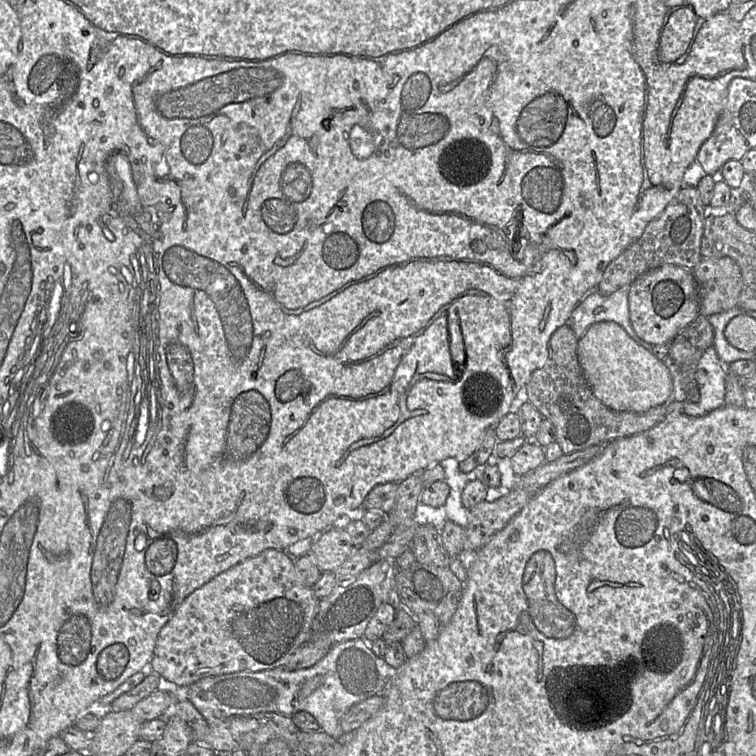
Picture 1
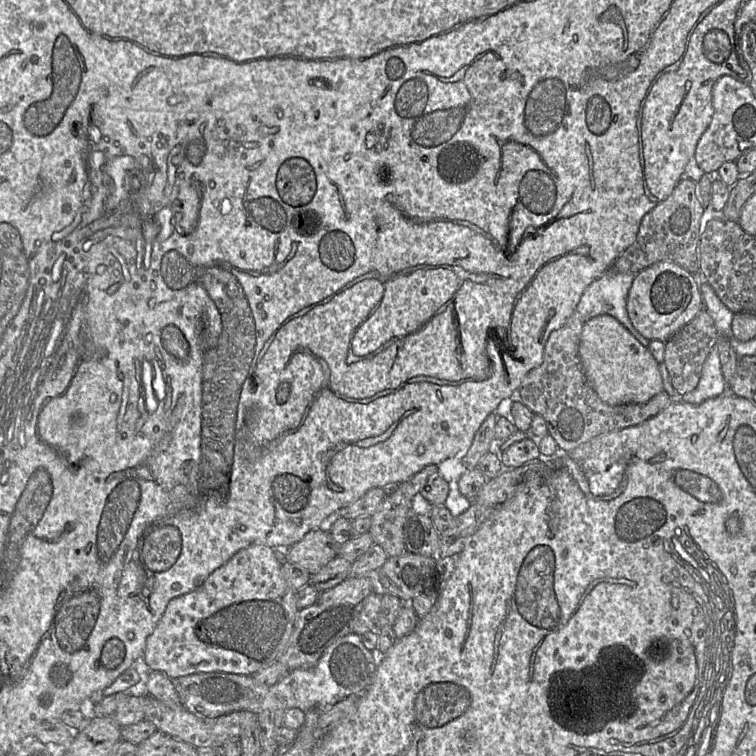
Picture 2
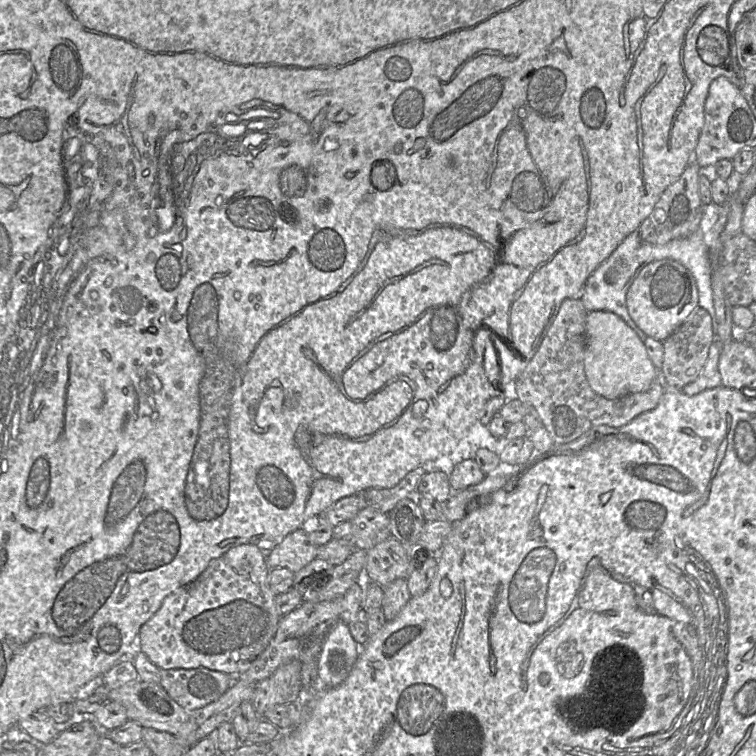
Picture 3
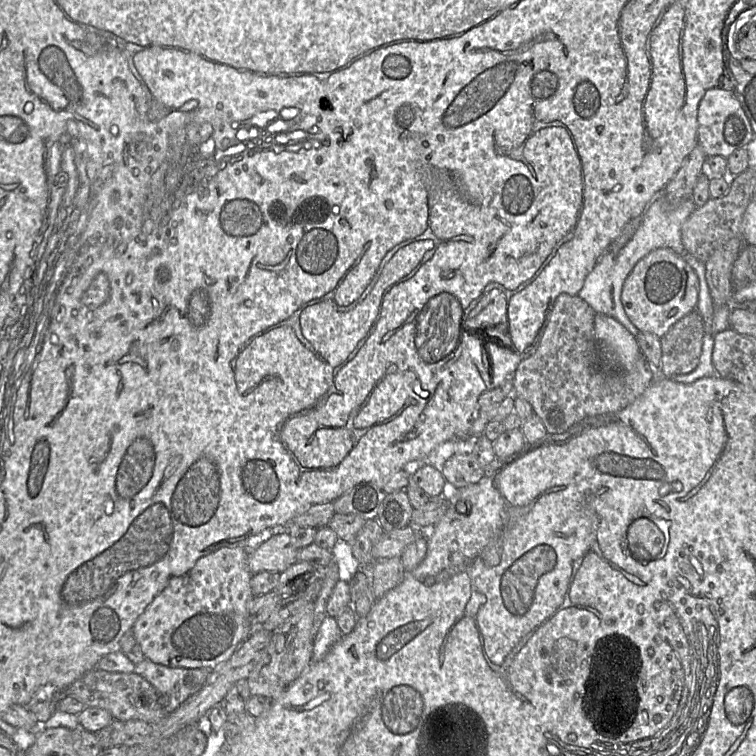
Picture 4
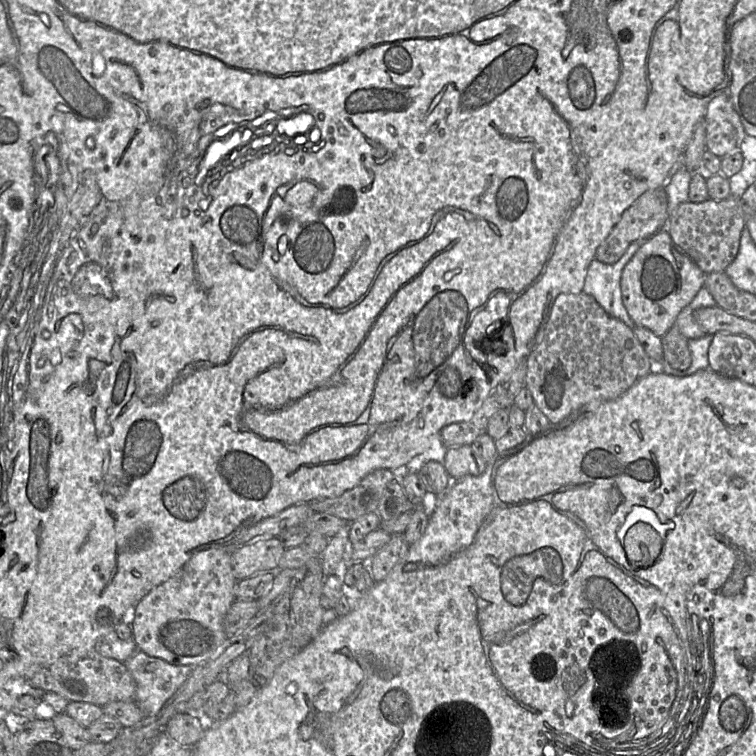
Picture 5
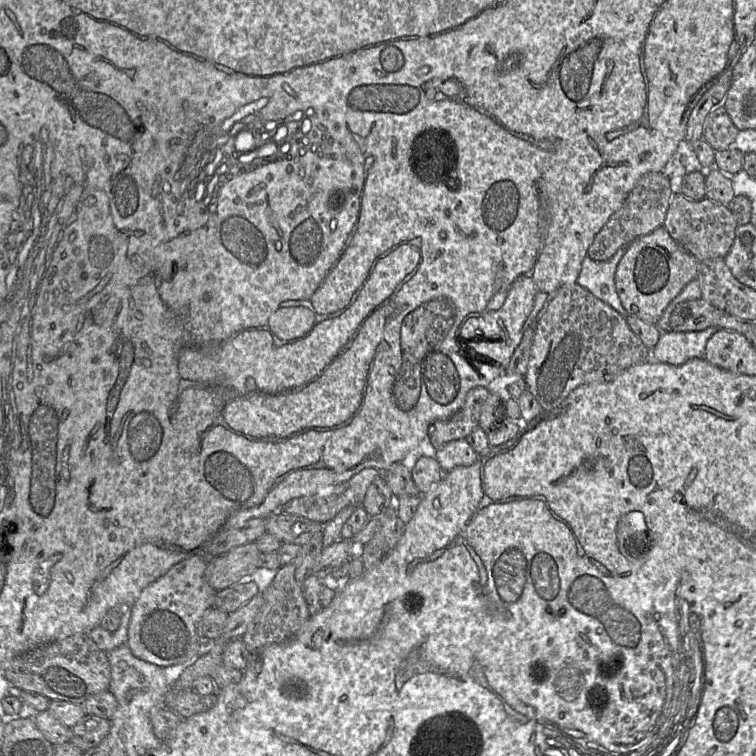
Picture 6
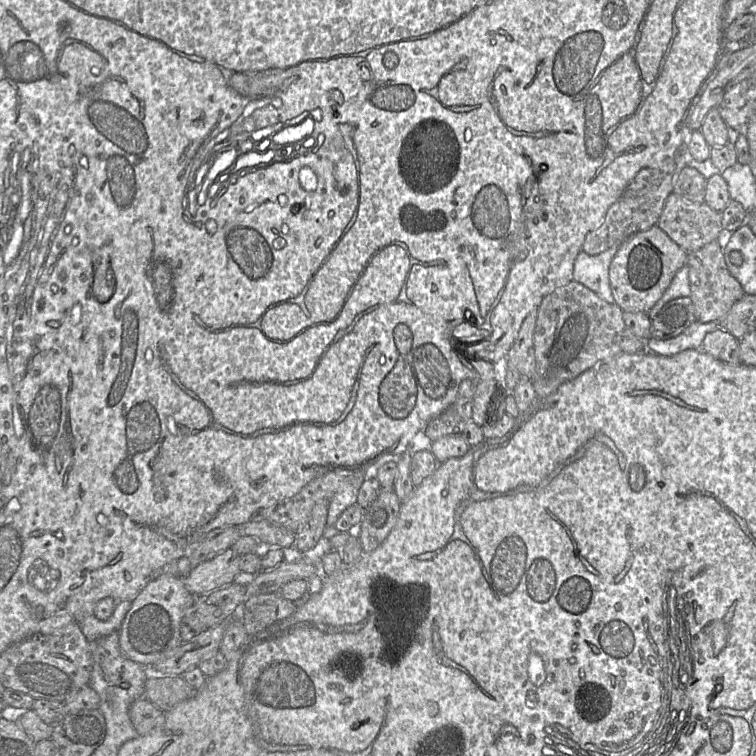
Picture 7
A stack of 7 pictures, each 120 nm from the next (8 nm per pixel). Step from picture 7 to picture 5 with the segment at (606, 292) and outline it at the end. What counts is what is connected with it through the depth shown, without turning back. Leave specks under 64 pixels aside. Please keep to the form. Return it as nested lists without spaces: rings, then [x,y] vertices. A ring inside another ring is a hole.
[[[638,239],[632,242],[614,264],[605,264],[594,258],[588,267],[582,290],[591,295],[606,313],[622,321],[631,329],[635,324],[623,304],[620,280],[624,267],[645,240]]]

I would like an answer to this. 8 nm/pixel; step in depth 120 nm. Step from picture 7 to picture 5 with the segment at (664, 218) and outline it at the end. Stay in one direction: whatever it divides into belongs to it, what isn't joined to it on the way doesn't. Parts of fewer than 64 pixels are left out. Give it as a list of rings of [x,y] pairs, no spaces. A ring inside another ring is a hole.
[[[730,195],[723,200],[708,198],[700,203],[686,201],[669,215],[666,230],[675,245],[705,273],[722,272],[736,257],[746,217],[740,198]]]

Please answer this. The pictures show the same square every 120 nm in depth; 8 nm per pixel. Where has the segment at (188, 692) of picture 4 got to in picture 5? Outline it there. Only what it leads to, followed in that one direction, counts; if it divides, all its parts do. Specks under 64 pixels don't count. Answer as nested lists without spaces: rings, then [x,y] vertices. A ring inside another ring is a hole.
[[[139,650],[123,662],[123,665],[135,681],[134,703],[144,717],[157,715],[193,669],[192,666],[171,665]]]

